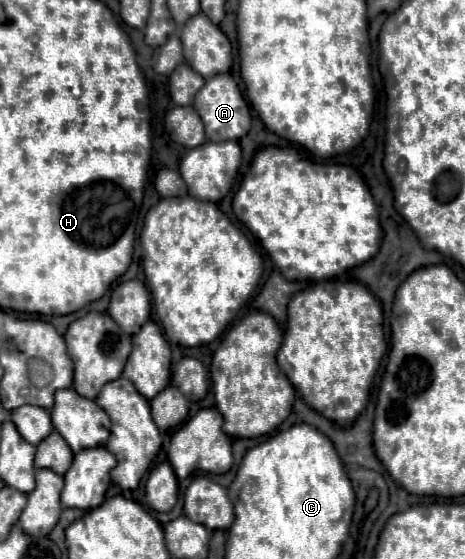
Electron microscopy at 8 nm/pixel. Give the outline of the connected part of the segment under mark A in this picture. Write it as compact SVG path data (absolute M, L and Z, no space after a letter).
M226 73L226 75L216 75L206 81L206 85L196 93L194 99L194 109L198 111L204 127L206 127L206 137L210 141L226 141L226 139L240 139L248 133L250 129L250 109L248 103L244 101L236 81Z

